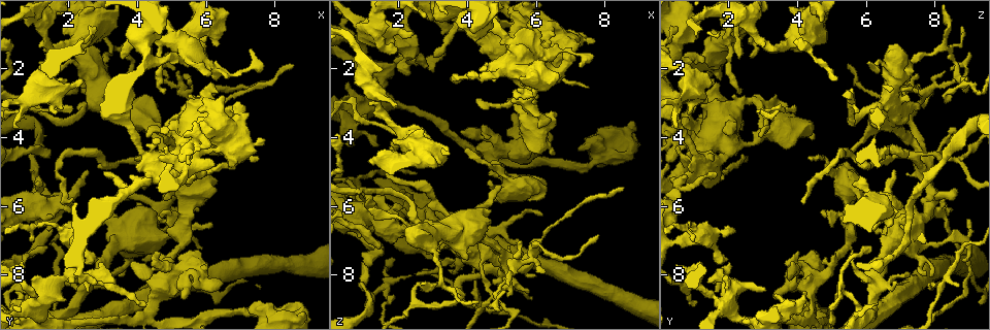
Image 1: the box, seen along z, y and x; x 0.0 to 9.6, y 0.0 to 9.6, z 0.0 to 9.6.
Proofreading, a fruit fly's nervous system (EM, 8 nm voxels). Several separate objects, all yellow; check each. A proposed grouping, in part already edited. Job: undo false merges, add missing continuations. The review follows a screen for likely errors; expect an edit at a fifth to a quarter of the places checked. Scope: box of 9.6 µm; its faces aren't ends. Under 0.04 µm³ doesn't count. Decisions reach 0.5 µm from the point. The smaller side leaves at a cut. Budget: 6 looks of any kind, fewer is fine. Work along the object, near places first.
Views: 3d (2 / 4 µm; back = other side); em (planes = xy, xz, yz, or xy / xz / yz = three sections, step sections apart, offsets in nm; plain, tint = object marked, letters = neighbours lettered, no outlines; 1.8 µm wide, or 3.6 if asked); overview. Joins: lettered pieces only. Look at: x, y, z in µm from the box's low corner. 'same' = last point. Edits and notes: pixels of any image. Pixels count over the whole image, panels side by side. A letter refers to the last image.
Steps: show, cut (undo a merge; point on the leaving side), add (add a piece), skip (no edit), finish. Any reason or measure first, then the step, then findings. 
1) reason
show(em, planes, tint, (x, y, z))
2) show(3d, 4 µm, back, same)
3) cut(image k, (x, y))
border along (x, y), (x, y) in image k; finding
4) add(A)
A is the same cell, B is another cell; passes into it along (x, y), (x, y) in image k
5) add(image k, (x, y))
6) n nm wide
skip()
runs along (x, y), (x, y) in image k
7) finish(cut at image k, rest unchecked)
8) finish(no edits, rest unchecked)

thick turns thin
show(em, planes, tint, (0.95, 8.55, 1.30))

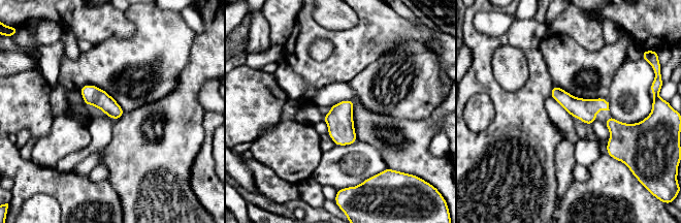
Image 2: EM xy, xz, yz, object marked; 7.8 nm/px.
show(em, planes, letters, same)

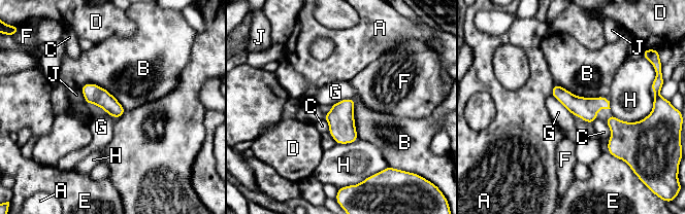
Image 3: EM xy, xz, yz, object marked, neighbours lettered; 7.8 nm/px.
B touches over 440 nm
skip()
A, B, C, D, E, F, G, H and J are other cells; border along (551, 94), (574, 116) in image 3; continuous, no second neuron

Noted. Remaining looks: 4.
sudden change in width
show(em, planes, letters, (0.65, 9.05, 3.60))

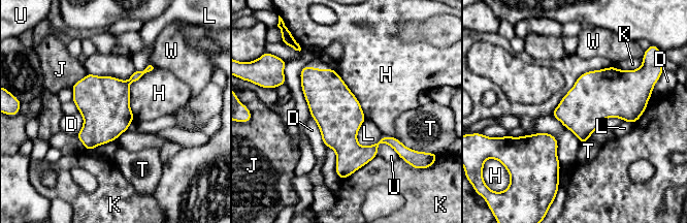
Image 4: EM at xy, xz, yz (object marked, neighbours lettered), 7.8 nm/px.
360 nm wide
skip()
D, H, J, K, L, T, U and W are other cells; border along (612, 65), (584, 71), (550, 115) in image 4; all the same neuron

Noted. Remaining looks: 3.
small branch off a trunk
show(em, 3.6 µm, planes, letters, (5.05, 1.10, 1.95))

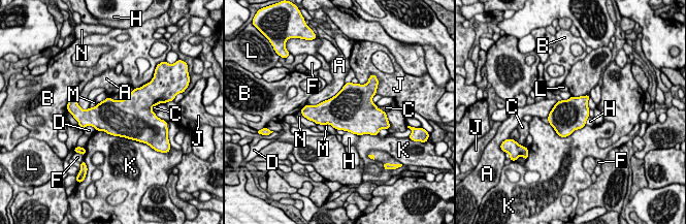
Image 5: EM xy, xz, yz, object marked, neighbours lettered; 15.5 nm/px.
skip()
A, B, C, D, F, H, J, K, L, M and N are other cells; border along (325, 124), (330, 124), (336, 129) in image 5; all the same neuron

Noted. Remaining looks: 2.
finish(no edits, rest unchecked)

